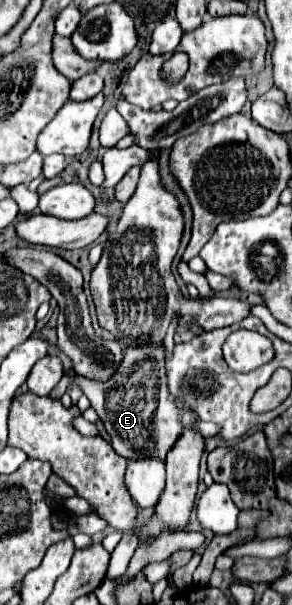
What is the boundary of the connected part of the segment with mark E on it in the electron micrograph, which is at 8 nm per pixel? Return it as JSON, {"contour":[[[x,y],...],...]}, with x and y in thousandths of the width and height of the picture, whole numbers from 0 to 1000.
{"contour":[[[486,565],[486,572],[438,572],[425,579],[425,592],[377,631],[322,631],[281,621],[247,625],[247,631],[288,645],[315,674],[342,688],[363,714],[377,717],[384,740],[425,757],[568,757],[623,714],[610,691],[616,674],[582,658],[562,598],[562,569],[514,572],[514,565]]]}

